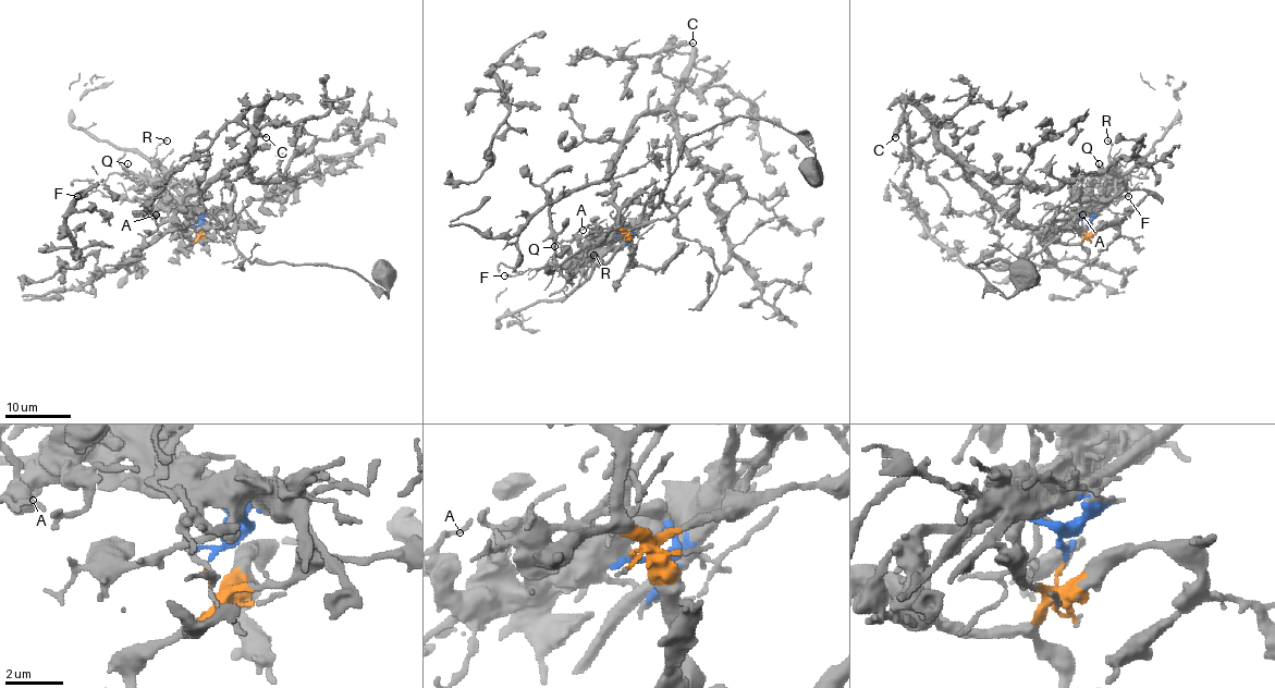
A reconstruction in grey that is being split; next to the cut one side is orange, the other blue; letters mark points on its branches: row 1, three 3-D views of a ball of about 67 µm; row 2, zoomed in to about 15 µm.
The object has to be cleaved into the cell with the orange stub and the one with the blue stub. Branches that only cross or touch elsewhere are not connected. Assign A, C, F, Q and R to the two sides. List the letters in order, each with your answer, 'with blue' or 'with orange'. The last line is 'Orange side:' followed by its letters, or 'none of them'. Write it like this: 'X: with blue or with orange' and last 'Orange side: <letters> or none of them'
A: with blue
C: with orange
F: with blue
Q: with blue
R: with blue
Orange side: C

